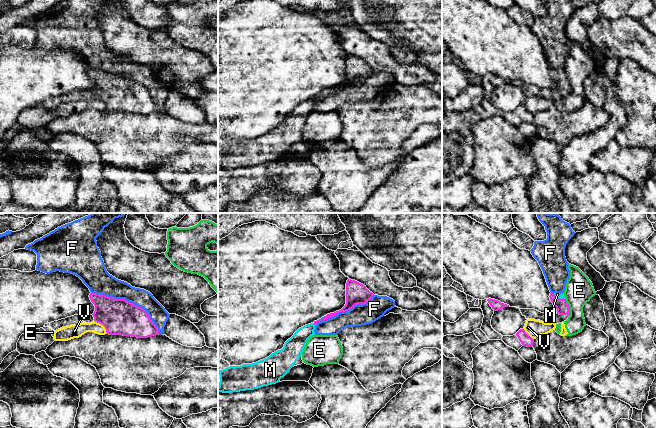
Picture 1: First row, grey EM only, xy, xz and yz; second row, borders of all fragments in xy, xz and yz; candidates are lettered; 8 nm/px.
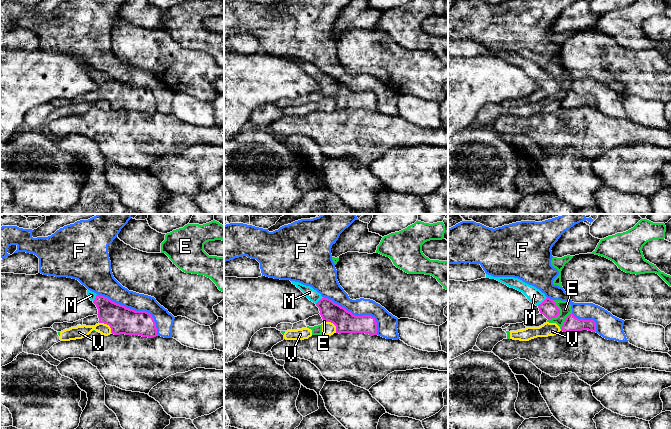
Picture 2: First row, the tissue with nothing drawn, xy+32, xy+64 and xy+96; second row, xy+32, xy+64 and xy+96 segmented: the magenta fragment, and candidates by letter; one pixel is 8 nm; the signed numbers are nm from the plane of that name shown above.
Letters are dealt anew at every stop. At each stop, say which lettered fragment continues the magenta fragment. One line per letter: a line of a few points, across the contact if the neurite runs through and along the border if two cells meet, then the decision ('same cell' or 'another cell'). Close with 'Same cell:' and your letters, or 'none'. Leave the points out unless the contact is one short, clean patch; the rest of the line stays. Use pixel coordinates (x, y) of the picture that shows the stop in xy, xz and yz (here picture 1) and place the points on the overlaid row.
E: yz (564, 299), (569, 308), (569, 316) | another cell
F: another cell
M: yz (561, 305), (558, 298), (561, 296) | same cell
V: xy (94, 320), (99, 322), (107, 333) | another cell
Same cell: M

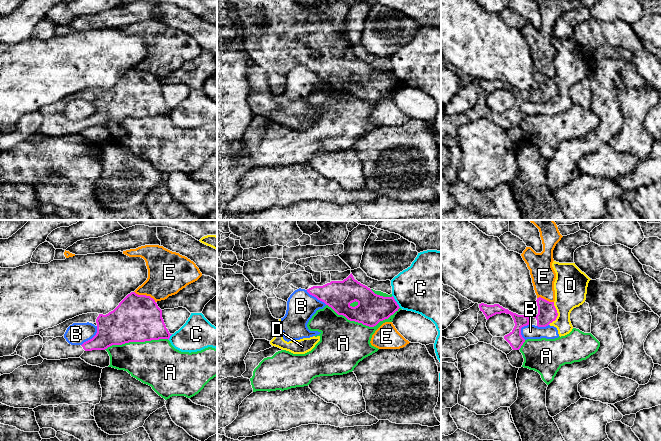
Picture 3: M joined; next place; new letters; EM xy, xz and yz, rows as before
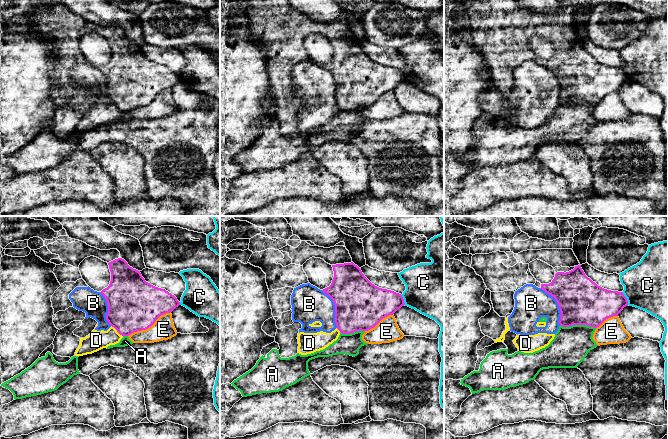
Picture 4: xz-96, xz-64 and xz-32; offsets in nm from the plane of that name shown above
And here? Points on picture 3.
A: another cell
B: xy (97, 326), (97, 332), (81, 345) | another cell
C: xz (392, 295), (400, 307) | another cell
D: yz (554, 302), (557, 317), (548, 324) | another cell
E: another cell
Same cell: none

